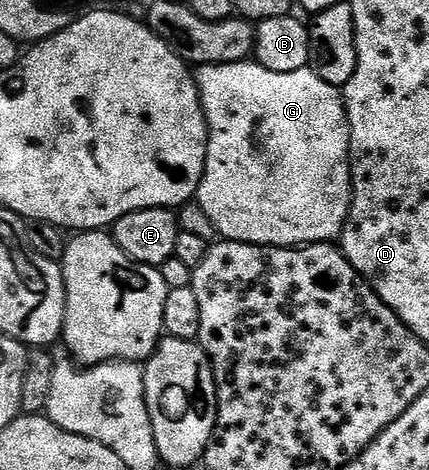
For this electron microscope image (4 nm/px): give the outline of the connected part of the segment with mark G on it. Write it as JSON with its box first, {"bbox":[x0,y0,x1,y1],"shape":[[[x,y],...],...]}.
{"bbox":[195,60,353,246],"shape":[[[255,60],[231,64],[198,65],[195,70],[201,103],[209,125],[207,160],[195,202],[207,214],[207,219],[222,239],[230,242],[250,242],[256,246],[310,246],[312,242],[333,242],[340,239],[341,230],[349,215],[349,203],[353,201],[353,175],[349,161],[349,118],[345,115],[345,100],[338,87],[327,84],[311,68],[299,72],[271,72]]]}

